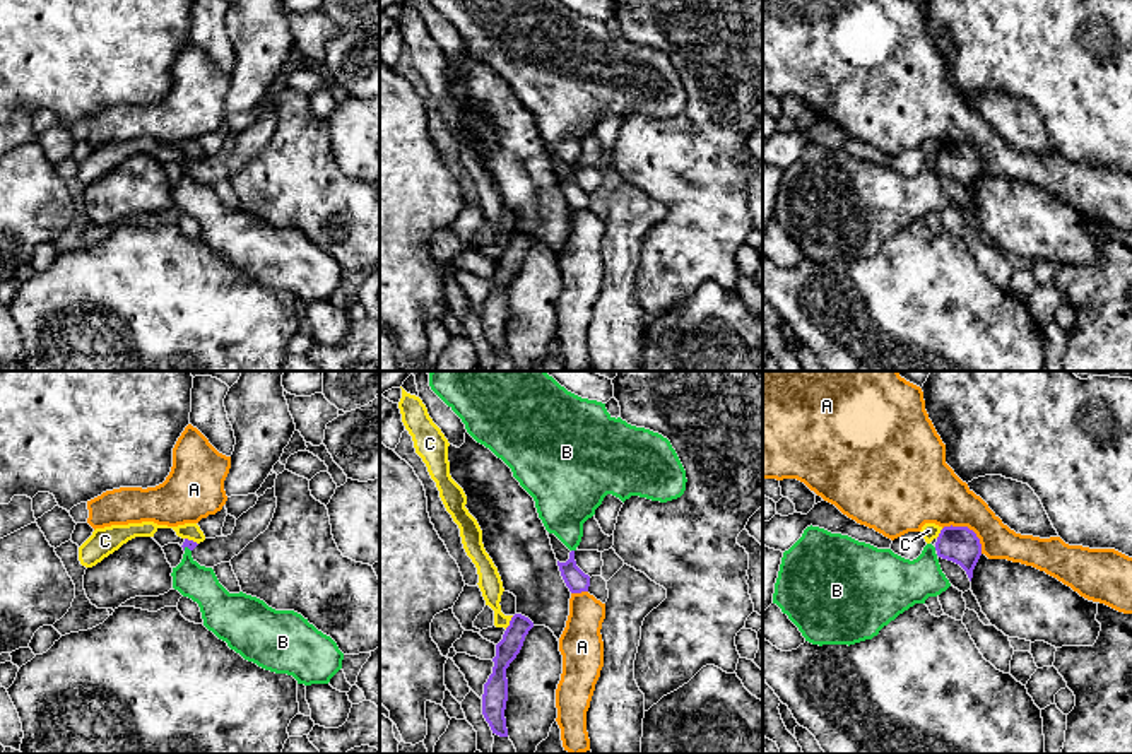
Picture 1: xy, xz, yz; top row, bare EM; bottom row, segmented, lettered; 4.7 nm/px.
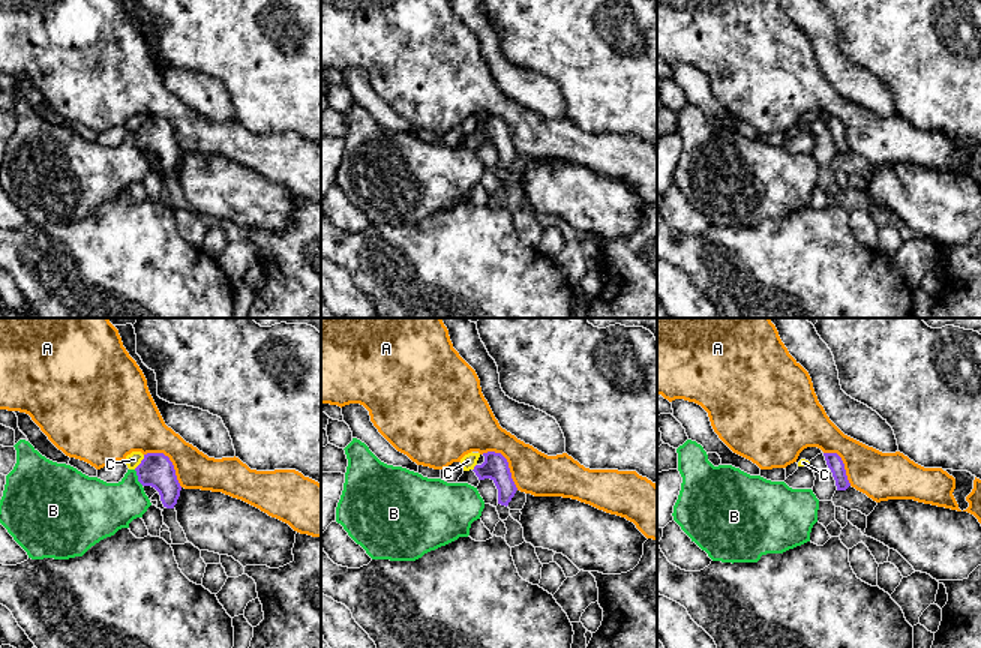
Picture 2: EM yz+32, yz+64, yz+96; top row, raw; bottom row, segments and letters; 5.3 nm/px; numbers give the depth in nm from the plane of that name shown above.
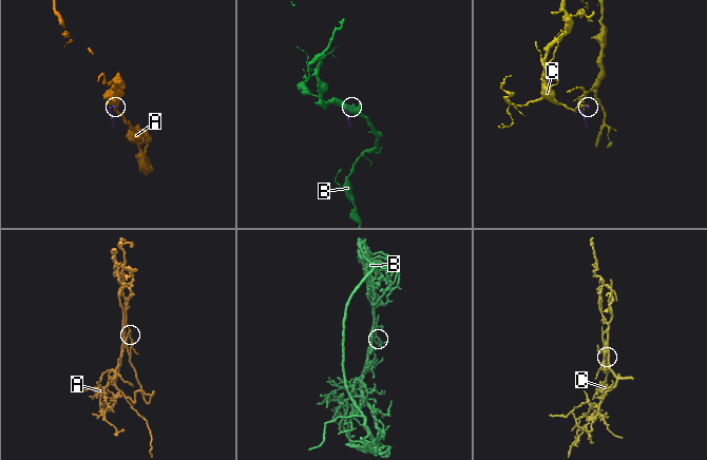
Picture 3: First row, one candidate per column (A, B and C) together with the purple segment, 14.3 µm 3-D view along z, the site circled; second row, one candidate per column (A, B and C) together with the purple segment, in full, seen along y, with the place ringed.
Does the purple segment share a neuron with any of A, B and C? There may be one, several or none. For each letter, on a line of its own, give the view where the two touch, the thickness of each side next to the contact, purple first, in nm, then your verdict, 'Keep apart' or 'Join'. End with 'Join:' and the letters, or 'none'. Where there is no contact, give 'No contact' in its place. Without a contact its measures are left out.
A: Touches purple in yz. Thickness 170 nm (purple) against 300 nm. Keep apart
B: Touches purple in xy. Thickness 50 nm (purple) against 160 nm. Keep apart
C: Touches purple in xz. Thickness 110 nm (purple) against 110 nm. Keep apart
Join: none

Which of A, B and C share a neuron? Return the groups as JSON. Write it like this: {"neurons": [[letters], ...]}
{"neurons": [["A"], ["B"], ["C"]]}

